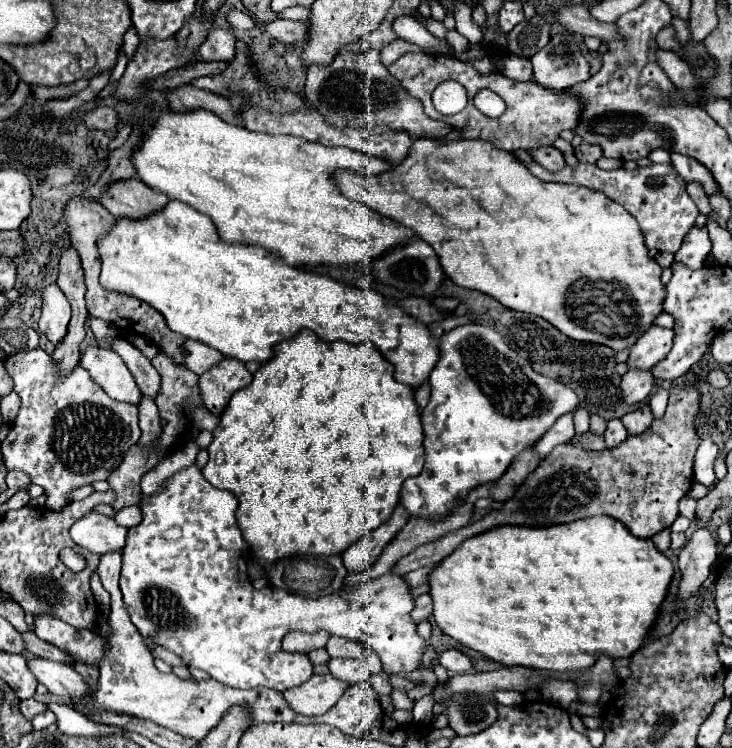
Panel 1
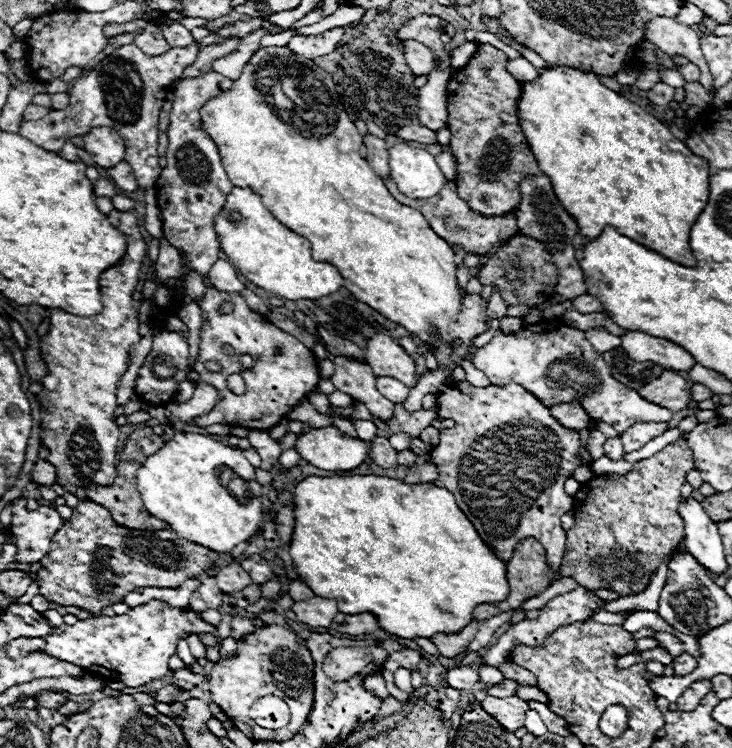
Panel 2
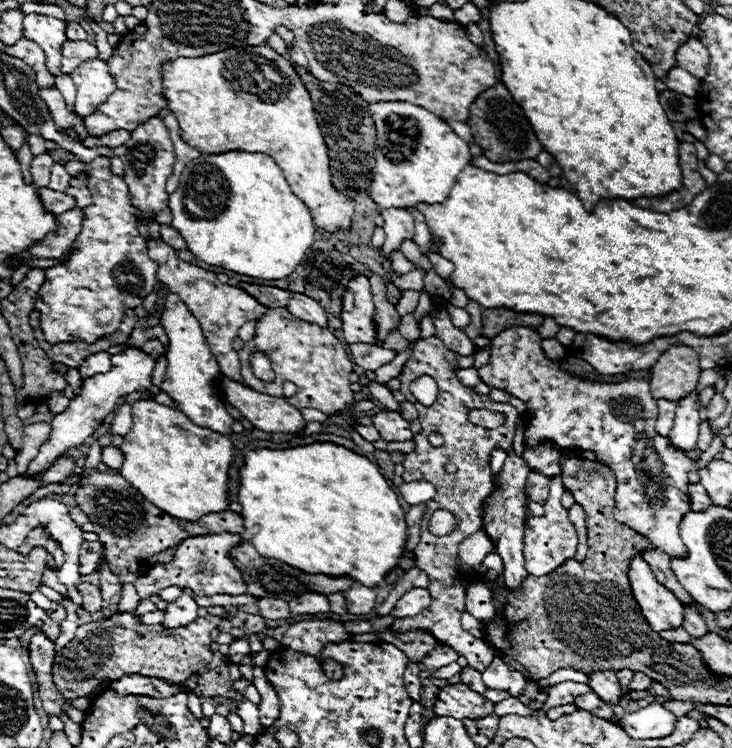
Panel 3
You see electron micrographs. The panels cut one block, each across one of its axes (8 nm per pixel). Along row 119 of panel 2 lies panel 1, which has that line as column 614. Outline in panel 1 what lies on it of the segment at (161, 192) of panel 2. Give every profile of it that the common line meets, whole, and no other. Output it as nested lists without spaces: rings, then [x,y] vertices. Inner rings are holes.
[[[520,156],[524,164],[532,170],[534,176],[538,176],[544,182],[572,182],[586,186],[590,190],[598,190],[612,198],[614,202],[622,204],[640,224],[640,230],[644,234],[644,244],[650,250],[658,252],[676,252],[682,244],[682,238],[688,234],[692,228],[696,216],[700,214],[694,200],[686,192],[686,182],[680,180],[678,172],[670,164],[652,164],[646,168],[636,168],[636,170],[602,170],[594,164],[578,164],[576,170],[564,168],[560,172],[548,172],[528,156]]]

